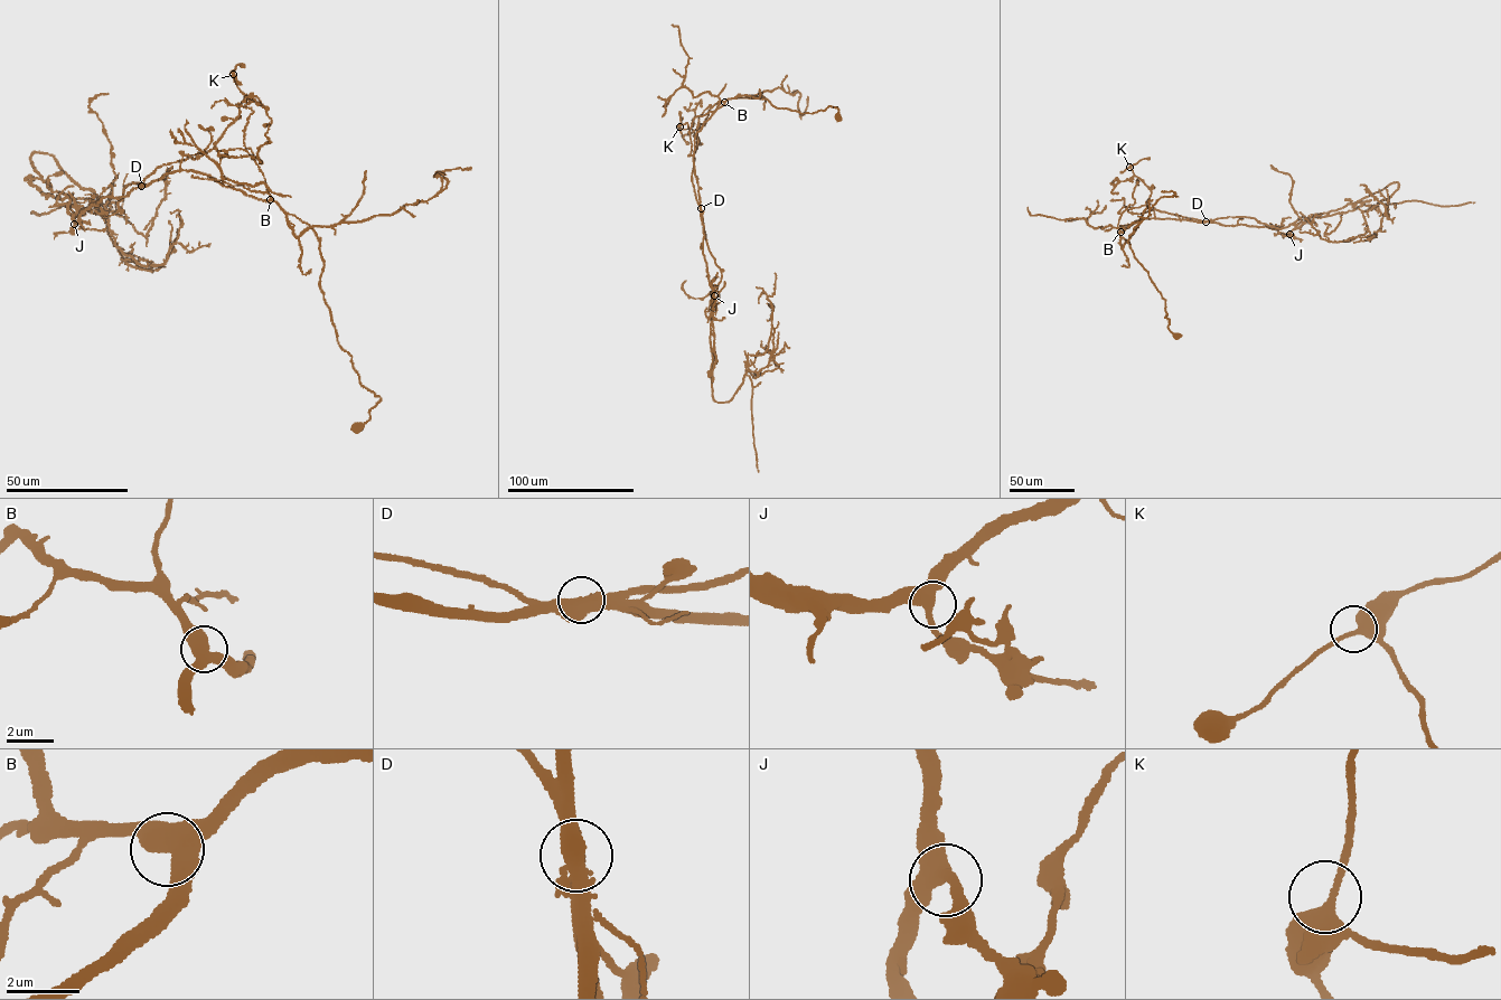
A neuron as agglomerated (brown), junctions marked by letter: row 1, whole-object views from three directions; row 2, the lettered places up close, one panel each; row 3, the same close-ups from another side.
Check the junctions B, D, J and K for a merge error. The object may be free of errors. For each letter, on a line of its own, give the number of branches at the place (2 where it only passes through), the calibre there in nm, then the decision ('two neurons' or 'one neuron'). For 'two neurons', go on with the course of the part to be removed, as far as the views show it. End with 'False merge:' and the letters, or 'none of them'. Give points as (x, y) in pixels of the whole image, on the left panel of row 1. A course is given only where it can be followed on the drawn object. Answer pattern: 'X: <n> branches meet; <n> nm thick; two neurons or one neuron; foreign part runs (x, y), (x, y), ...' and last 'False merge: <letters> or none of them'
B: 3 branches meet; 550 nm thick; one neuron
D: 2 branches meet; 550 nm thick; two neurons; foreign part runs (141, 185), (105, 217), (29, 160), (50, 153), (92, 189), (142, 265), (209, 244)
J: 3 branches meet; 420 nm thick; one neuron
K: 2 branches meet; 420 nm thick; one neuron
False merge: D

